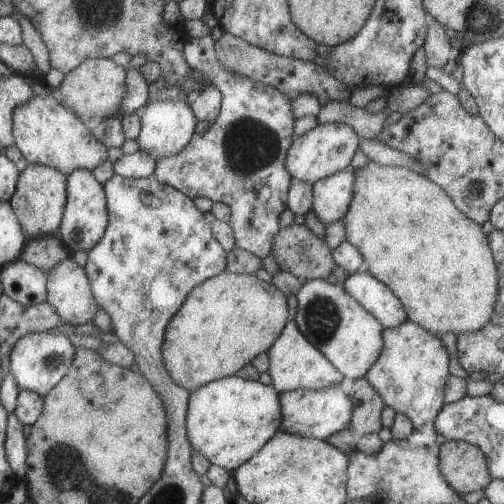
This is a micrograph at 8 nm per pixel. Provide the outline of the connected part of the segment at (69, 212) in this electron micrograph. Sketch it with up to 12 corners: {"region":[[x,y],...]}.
{"region":[[88,169],[67,176],[59,238],[88,252],[109,223],[104,187]]}

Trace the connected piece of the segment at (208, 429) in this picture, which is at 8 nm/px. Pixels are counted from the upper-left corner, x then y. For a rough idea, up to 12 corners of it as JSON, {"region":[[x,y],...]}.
{"region":[[237,374],[189,393],[187,435],[236,470],[281,428],[279,392]]}

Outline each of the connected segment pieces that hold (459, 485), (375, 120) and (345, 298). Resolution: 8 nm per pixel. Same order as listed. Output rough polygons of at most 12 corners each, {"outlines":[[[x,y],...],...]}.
{"outlines":[[[466,441],[440,447],[439,468],[459,494],[490,482],[483,450]],[[350,101],[321,105],[319,124],[345,124],[359,138],[378,140],[390,114]],[[343,285],[295,294],[300,332],[344,375],[365,376],[382,323]]]}

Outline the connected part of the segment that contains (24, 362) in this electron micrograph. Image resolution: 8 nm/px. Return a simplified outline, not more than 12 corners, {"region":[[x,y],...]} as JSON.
{"region":[[63,333],[23,336],[9,354],[18,390],[44,398],[75,346]]}

